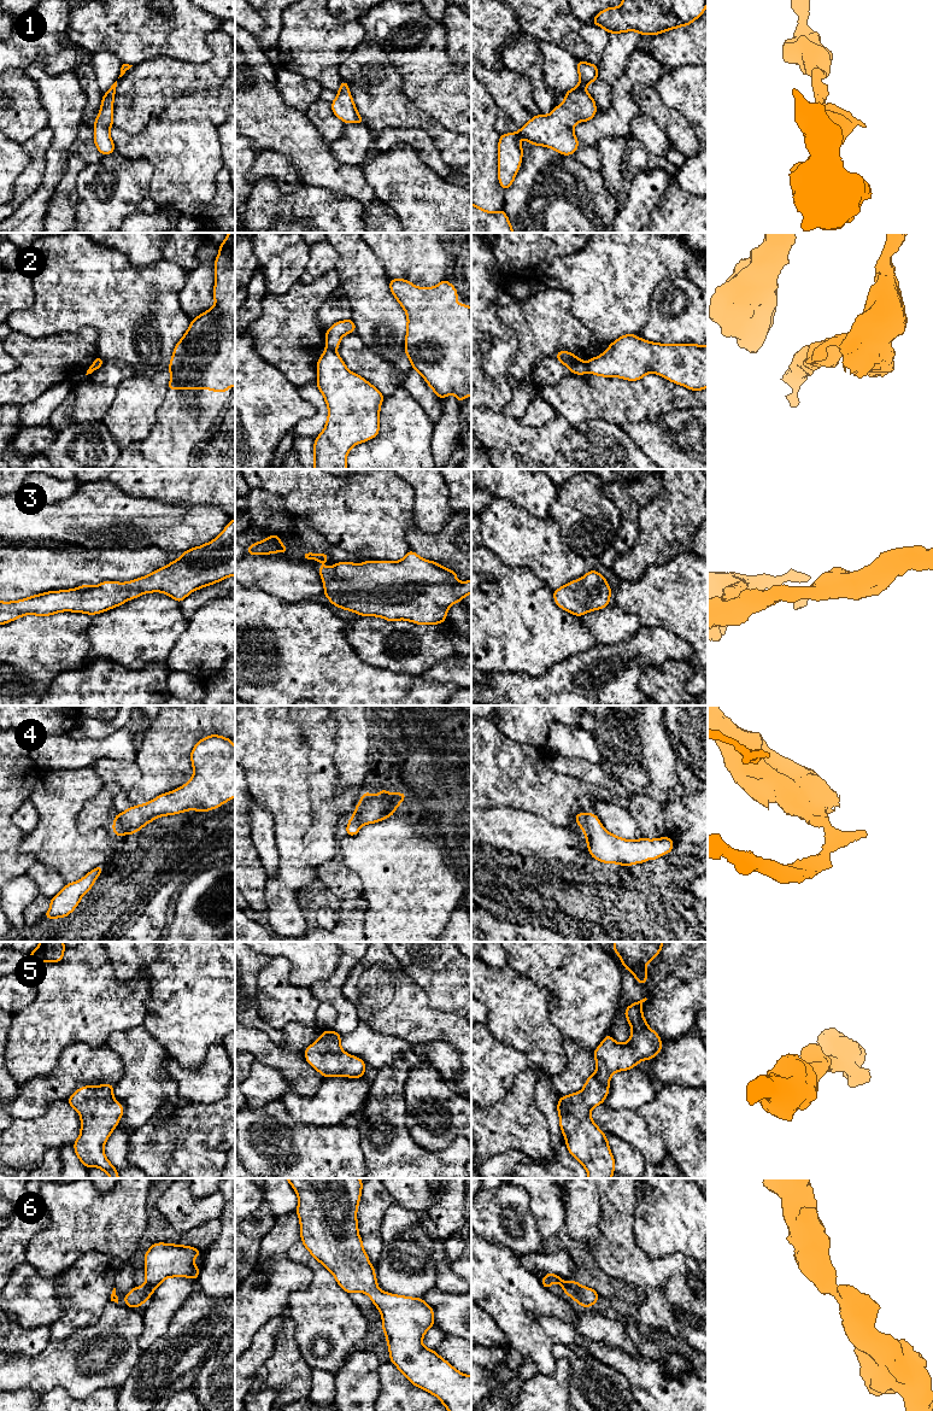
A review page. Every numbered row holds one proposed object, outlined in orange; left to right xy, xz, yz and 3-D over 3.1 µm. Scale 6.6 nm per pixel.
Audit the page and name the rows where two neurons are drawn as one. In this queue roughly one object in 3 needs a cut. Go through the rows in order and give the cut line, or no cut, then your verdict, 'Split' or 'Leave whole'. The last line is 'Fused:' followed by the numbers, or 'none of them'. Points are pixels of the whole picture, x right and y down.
1: No split. Leave whole
2: Split along xz (327, 347), (334, 350). Split
3: No split. Leave whole
4: Split along xy (117, 814), (117, 823), (127, 832). Split
5: No split. Leave whole
6: No split. Leave whole
Fused: 2, 4

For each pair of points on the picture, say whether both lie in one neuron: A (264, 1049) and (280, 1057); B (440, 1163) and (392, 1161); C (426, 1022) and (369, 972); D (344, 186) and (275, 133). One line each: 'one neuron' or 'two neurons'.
A: one neuron
B: one neuron
C: one neuron
D: one neuron

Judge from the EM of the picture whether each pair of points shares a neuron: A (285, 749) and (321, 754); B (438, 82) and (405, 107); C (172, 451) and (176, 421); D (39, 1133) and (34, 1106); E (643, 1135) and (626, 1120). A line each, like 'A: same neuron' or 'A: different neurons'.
A: different neurons
B: different neurons
C: different neurons
D: different neurons
E: same neuron

